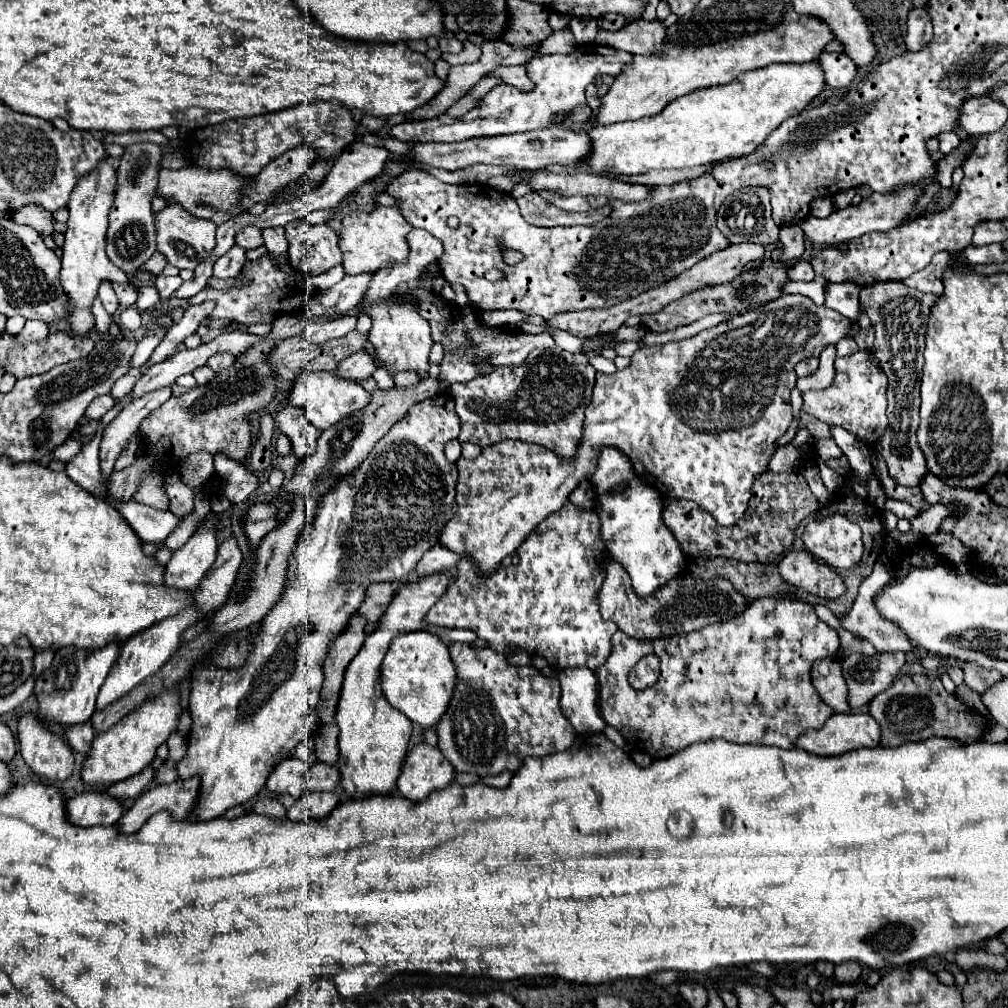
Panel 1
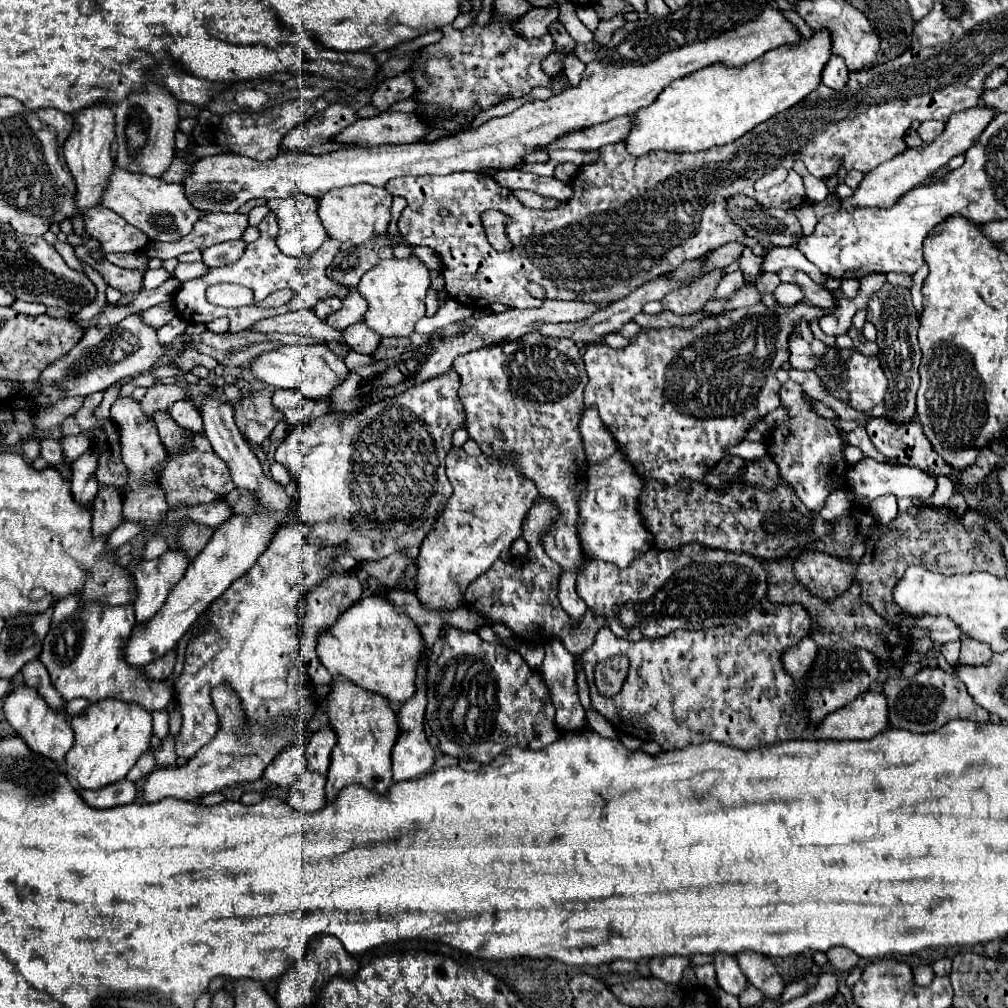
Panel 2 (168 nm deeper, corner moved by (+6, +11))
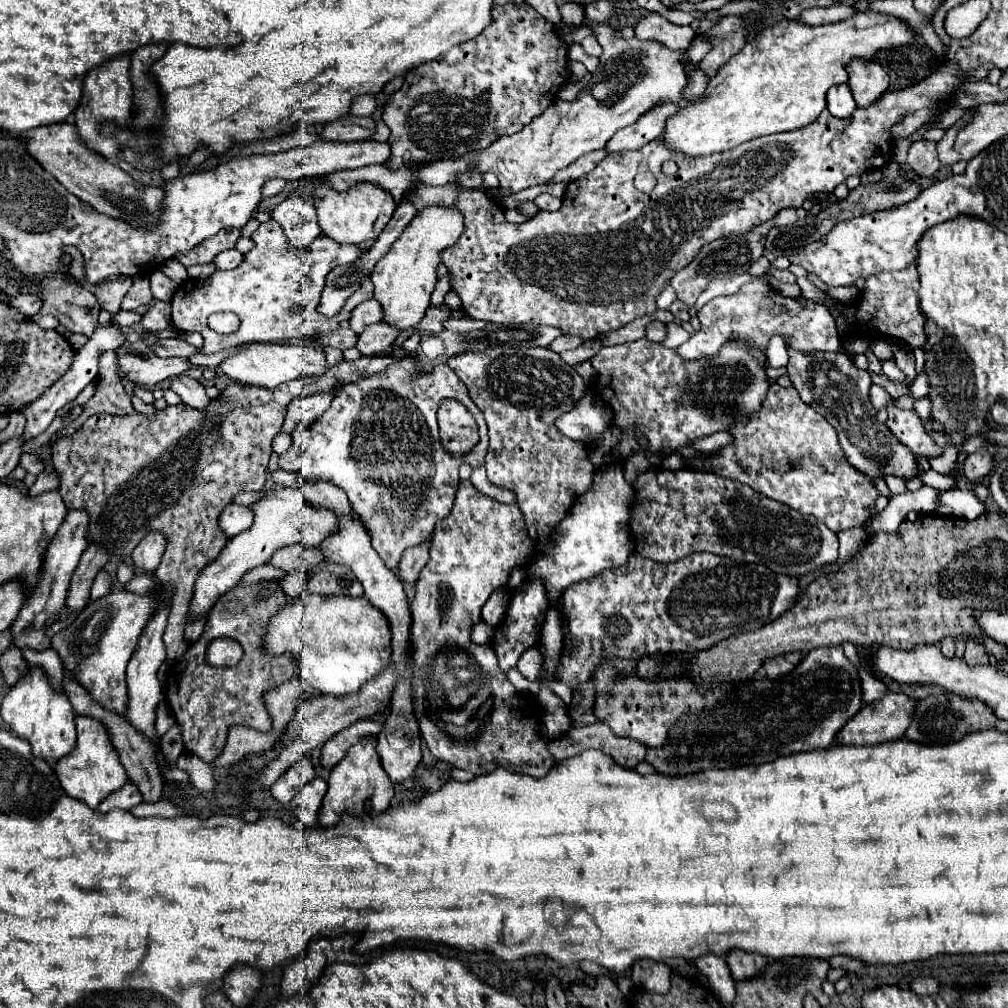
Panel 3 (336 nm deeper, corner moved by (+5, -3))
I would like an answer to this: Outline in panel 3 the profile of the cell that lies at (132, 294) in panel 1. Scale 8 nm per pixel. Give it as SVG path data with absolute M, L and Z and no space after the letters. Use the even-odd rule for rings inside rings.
M133 276L133 286L125 294L121 310L137 310L139 306L147 306L151 302L153 302L153 294L149 288L149 278L147 276Z

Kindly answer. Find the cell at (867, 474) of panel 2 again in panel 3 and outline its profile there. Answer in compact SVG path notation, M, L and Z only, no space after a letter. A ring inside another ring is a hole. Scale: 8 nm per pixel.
M947 490L941 492L941 502L937 514L957 516L965 520L977 520L979 516L987 514L987 506L971 492L971 490Z

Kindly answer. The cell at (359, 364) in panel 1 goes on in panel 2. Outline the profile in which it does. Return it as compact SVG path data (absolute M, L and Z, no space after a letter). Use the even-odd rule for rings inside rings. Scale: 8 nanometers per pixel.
M356 322L348 326L344 330L344 340L354 352L360 352L360 354L372 354L380 344L380 336L372 332L364 322Z

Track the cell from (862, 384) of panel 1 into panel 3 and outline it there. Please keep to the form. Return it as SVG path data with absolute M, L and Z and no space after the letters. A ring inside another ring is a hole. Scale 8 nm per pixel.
M871 386L871 402L873 402L873 406L879 410L879 408L883 408L887 402L889 402L889 394L883 390L883 388L879 388L879 386Z

